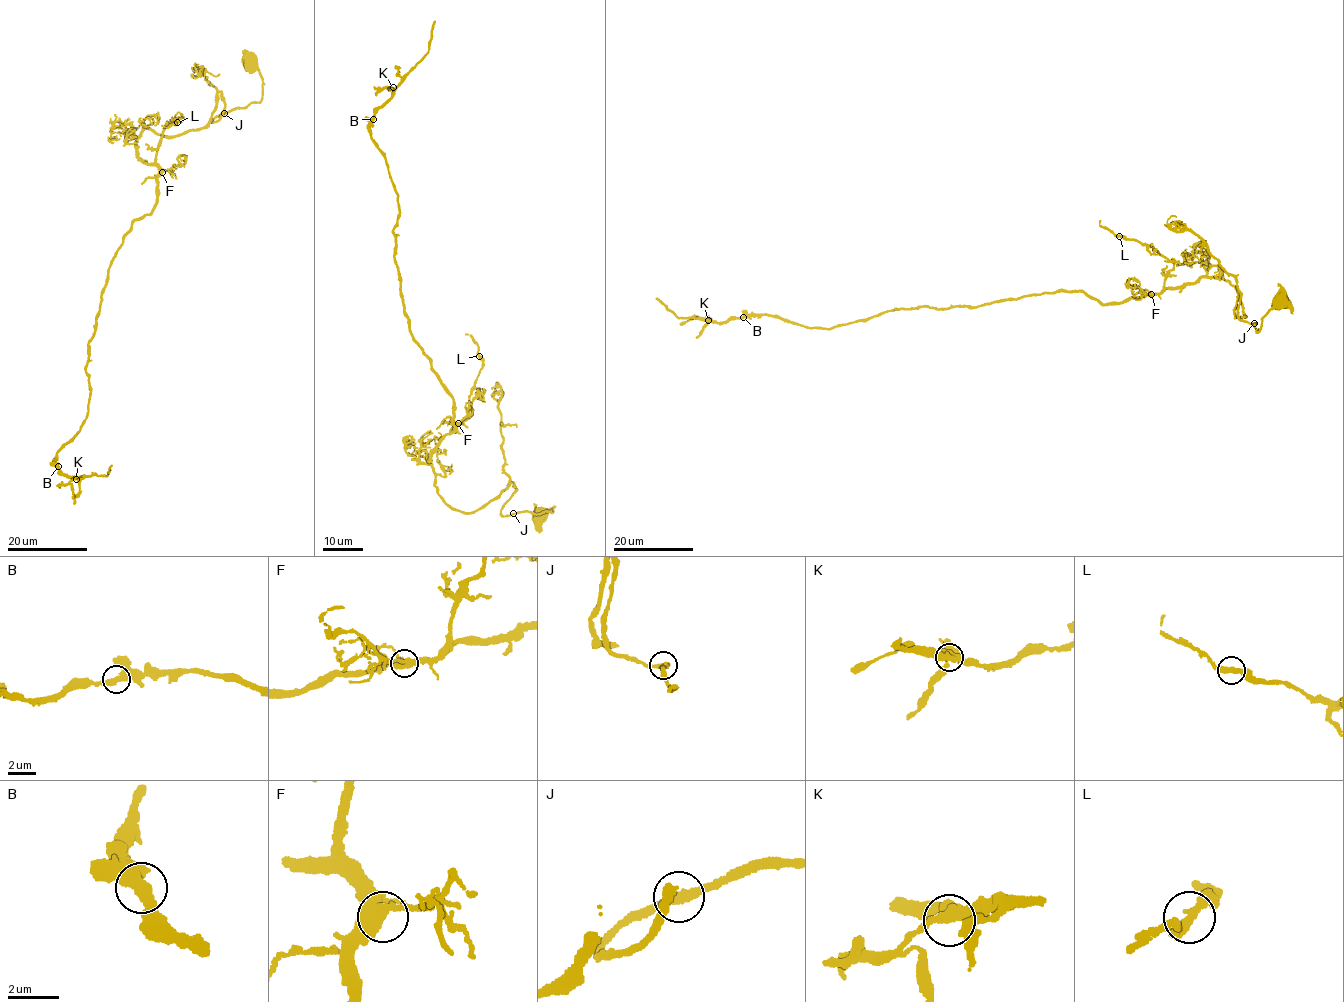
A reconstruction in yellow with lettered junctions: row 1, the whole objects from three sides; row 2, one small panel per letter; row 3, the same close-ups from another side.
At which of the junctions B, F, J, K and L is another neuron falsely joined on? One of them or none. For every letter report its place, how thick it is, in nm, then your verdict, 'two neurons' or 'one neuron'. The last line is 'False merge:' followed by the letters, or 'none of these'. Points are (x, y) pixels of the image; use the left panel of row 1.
B: (58, 466) | 420 nm | one neuron
F: (162, 172) | 500 nm | one neuron
J: (224, 113) | 260 nm | one neuron
K: (76, 479) | 340 nm | one neuron
L: (177, 122) | 340 nm | one neuron
False merge: none of these

